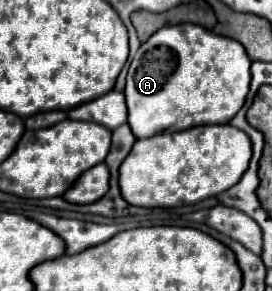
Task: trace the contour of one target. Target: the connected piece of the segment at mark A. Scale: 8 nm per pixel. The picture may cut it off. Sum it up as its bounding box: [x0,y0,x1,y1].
[125,25,251,139]

